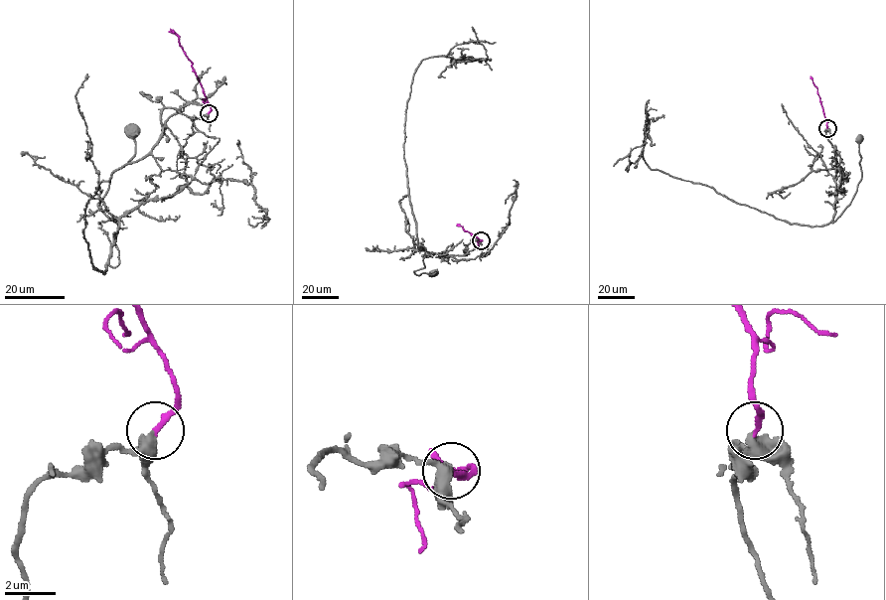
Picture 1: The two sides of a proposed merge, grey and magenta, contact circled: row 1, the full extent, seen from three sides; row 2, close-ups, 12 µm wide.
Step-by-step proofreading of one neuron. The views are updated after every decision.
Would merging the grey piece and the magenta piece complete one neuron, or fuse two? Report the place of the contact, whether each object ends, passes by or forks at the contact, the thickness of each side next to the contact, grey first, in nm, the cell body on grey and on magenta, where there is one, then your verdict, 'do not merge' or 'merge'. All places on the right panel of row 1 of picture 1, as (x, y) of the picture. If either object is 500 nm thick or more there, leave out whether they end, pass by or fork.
place (827, 128); grey passes by; magenta ends; calibres 320 and 220 nm; soma grey (859, 138); soma magenta none; merge

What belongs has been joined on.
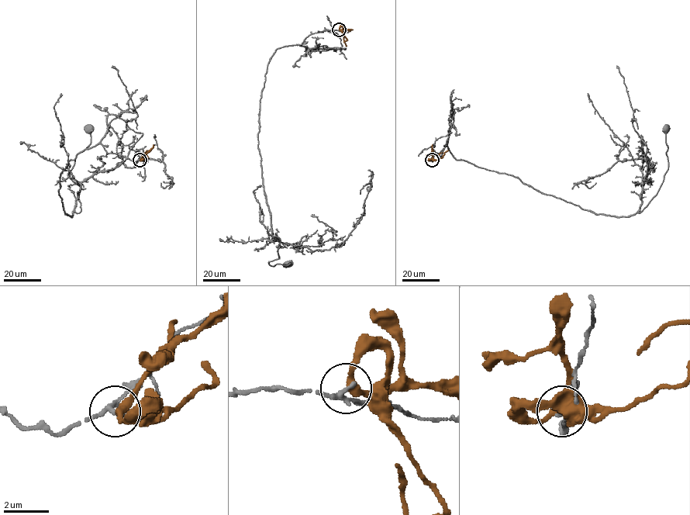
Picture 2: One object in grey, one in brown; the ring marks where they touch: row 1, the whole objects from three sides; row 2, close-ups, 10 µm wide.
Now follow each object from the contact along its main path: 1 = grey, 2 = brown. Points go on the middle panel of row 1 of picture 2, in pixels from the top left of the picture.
1: (339, 29), (278, 48), (265, 74), (258, 148), (271, 235), (280, 244), (279, 257), (268, 263), (288, 264)
2: (339, 29), (346, 39), (344, 42), (343, 36)

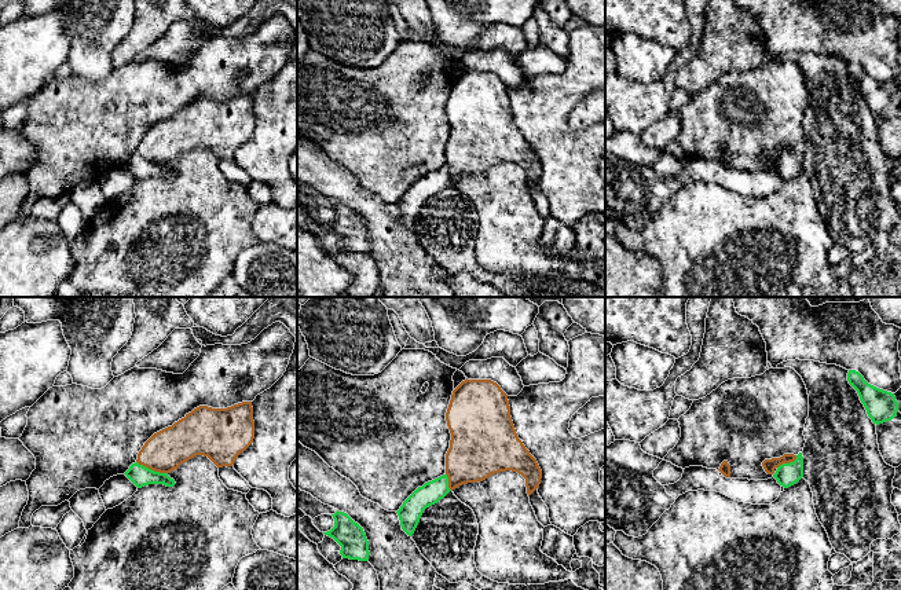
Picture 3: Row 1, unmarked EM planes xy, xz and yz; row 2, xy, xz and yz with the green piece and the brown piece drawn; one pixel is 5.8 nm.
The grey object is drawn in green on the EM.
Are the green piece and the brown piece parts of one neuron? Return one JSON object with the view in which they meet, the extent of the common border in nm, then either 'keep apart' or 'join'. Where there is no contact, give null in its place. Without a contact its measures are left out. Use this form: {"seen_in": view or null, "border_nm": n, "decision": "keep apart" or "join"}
{"seen_in": "xy", "border_nm": 200, "decision": "keep apart"}

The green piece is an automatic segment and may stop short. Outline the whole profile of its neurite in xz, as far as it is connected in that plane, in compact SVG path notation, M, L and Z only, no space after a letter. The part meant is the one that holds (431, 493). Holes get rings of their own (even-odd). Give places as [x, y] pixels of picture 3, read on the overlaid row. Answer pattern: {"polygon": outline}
{"polygon": "M443 474L432 481L418 487L396 512L400 520L402 529L411 536L420 523L424 510L440 499L451 490L448 488L448 477Z"}

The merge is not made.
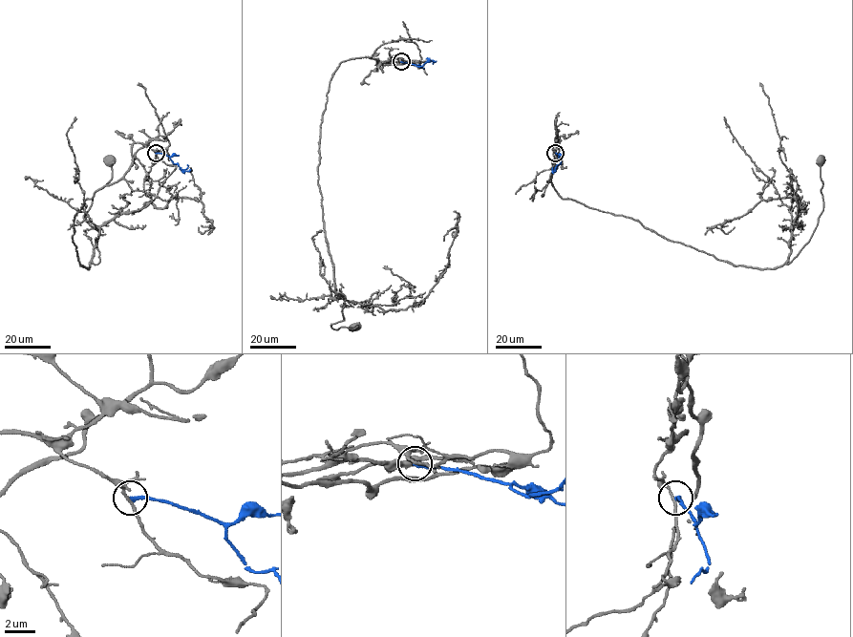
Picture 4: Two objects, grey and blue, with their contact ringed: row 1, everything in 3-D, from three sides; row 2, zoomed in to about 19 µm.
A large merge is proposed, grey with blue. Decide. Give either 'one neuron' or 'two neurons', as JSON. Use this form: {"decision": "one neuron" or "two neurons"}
{"decision": "two neurons"}

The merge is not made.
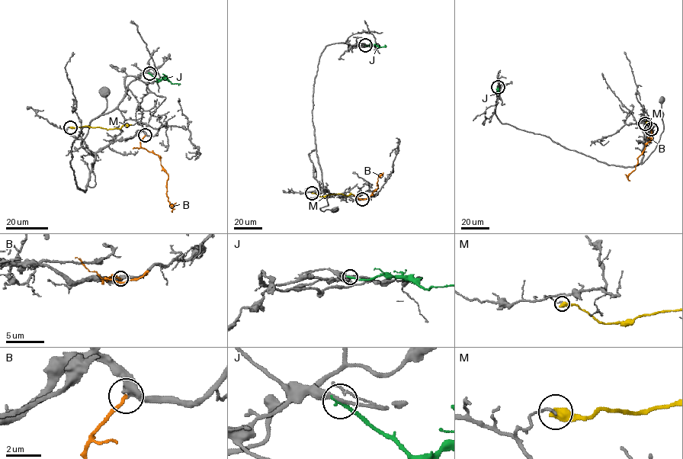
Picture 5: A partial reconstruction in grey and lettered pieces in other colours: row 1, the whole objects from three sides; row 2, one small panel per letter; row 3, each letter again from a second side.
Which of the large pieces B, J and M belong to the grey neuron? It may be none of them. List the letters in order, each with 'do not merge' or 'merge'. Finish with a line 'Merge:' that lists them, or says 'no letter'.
B: merge
J: do not merge
M: do not merge
Merge: B

